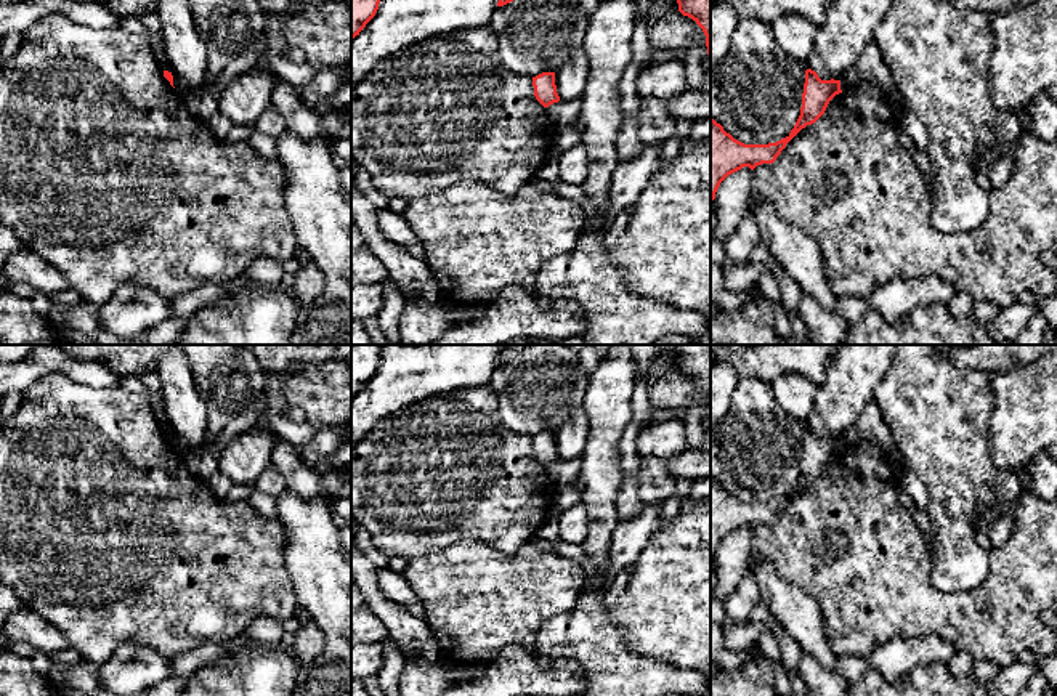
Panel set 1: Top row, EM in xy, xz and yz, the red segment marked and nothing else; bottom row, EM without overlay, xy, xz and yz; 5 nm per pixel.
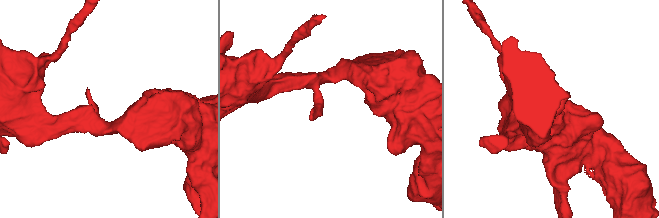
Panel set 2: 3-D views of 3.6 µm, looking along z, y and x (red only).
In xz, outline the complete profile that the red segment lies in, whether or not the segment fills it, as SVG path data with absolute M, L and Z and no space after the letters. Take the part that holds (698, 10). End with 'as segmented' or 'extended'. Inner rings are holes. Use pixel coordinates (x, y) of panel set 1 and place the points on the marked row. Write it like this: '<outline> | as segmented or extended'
M677 0L677 3L678 11L703 29L707 55L711 56L711 0Z | as segmented

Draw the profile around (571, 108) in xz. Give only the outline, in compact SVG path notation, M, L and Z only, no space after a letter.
M582 98L558 101L547 107L550 122L557 127L571 123L582 109Z

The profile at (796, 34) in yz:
M783 14L771 22L776 43L794 59L807 63L813 55L818 26L800 14Z

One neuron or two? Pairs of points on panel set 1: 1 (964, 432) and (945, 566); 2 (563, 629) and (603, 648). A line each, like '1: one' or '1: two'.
1: one
2: one

